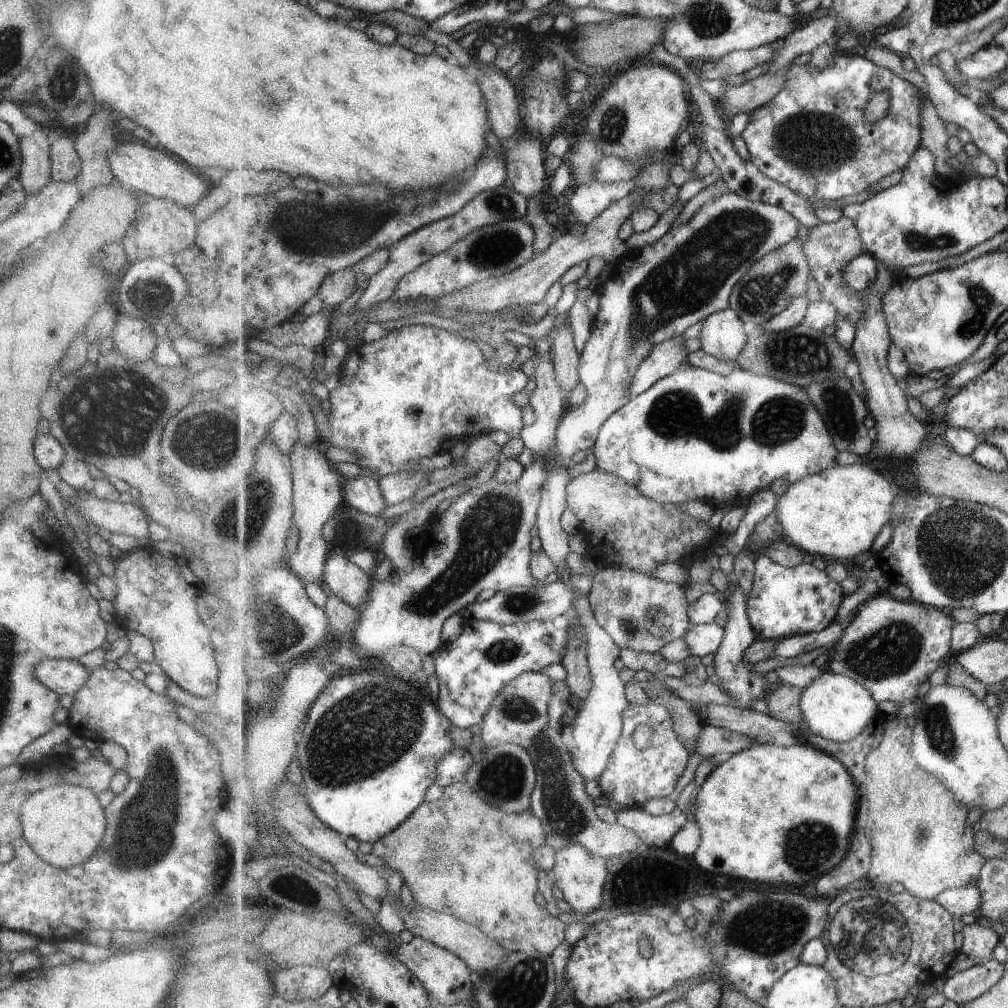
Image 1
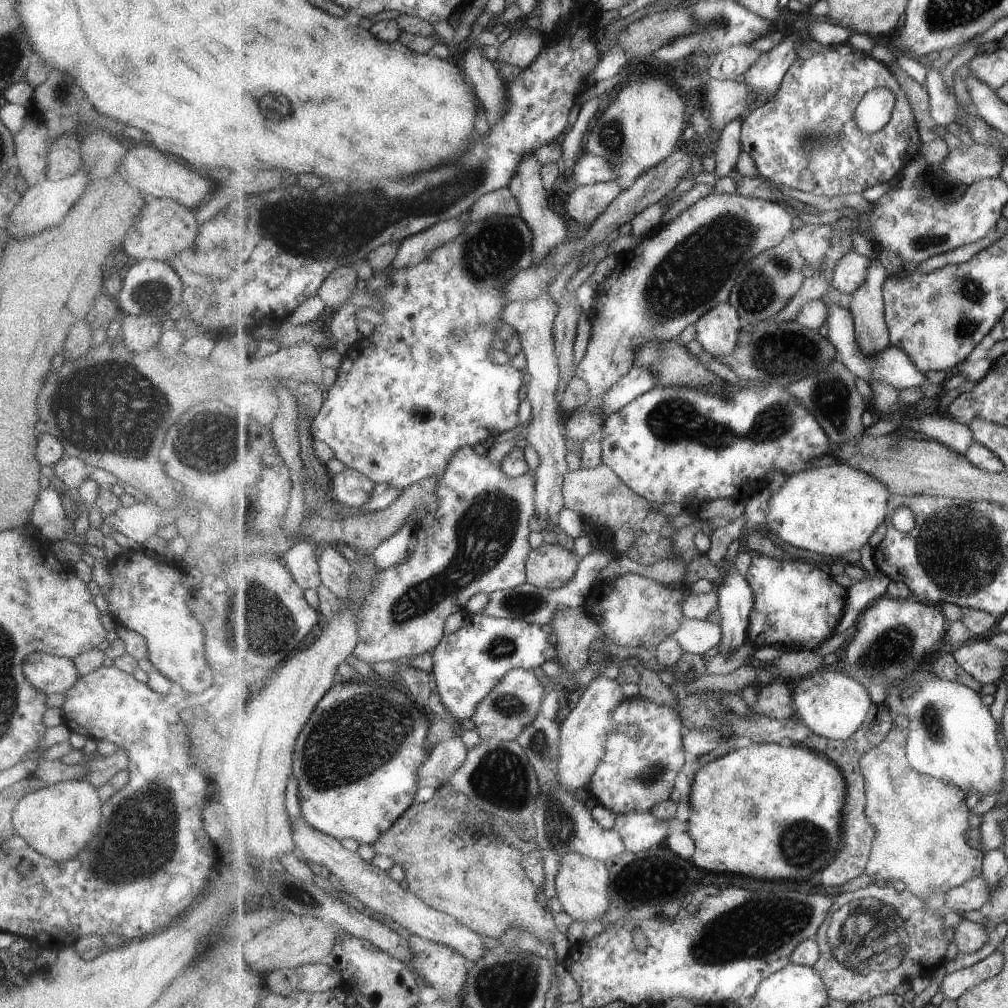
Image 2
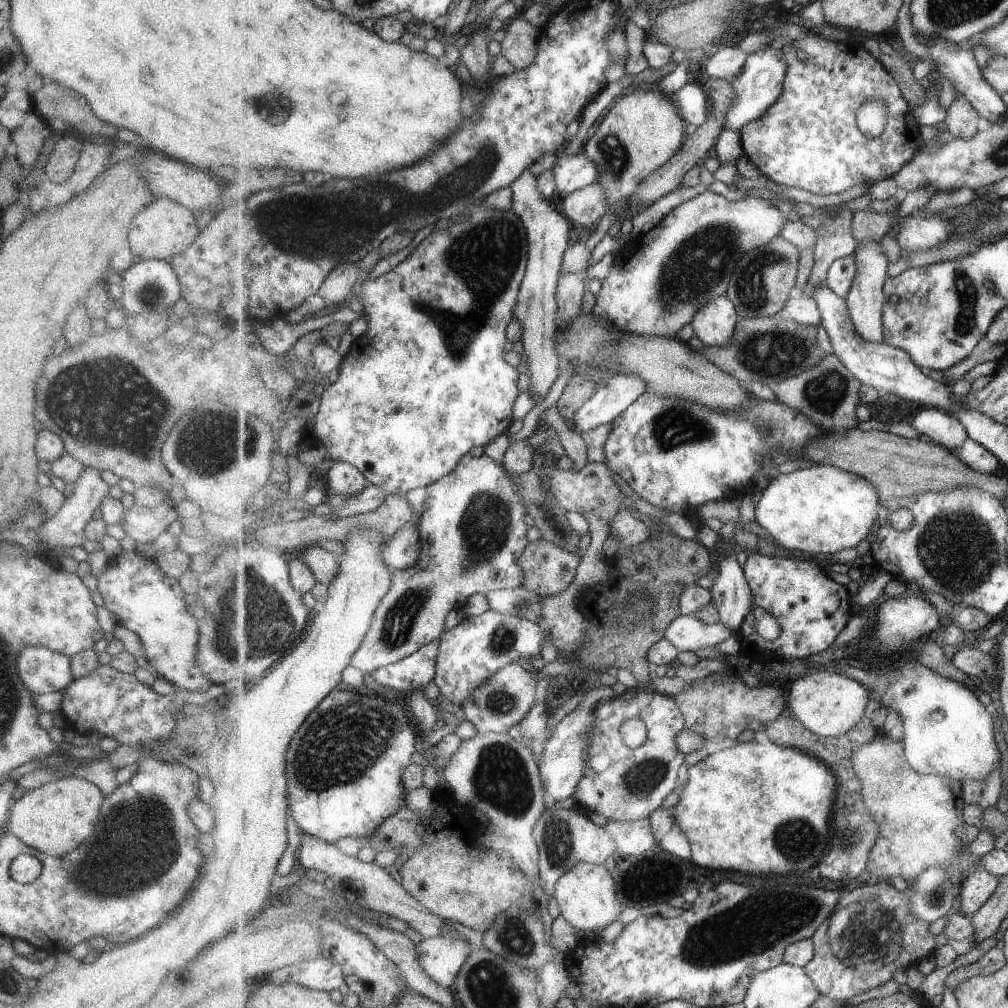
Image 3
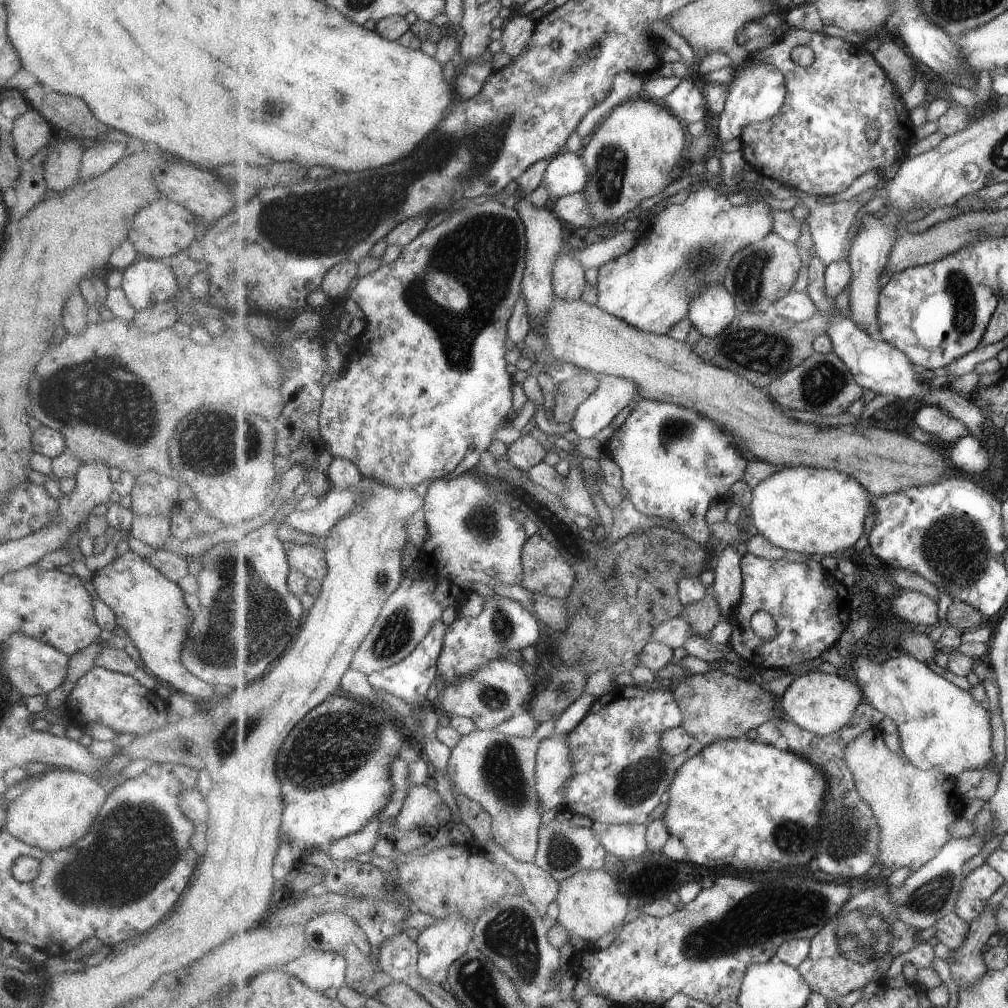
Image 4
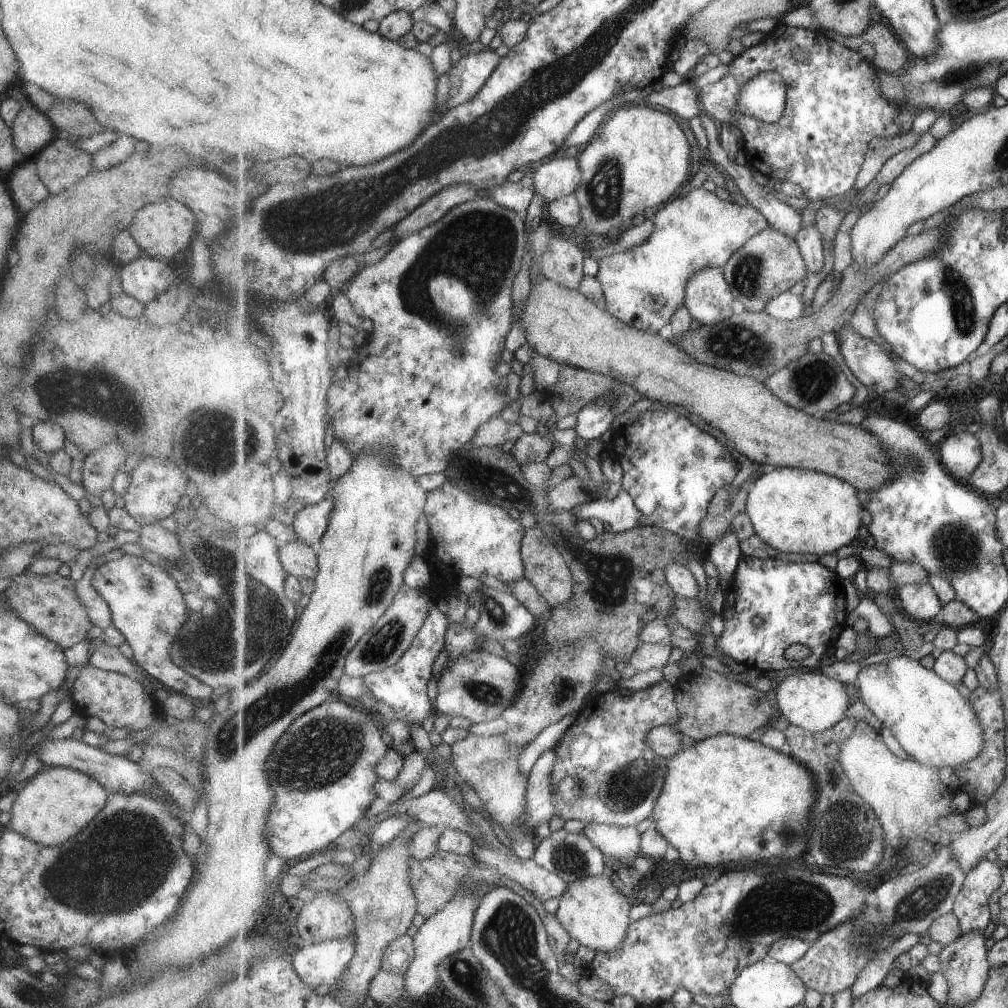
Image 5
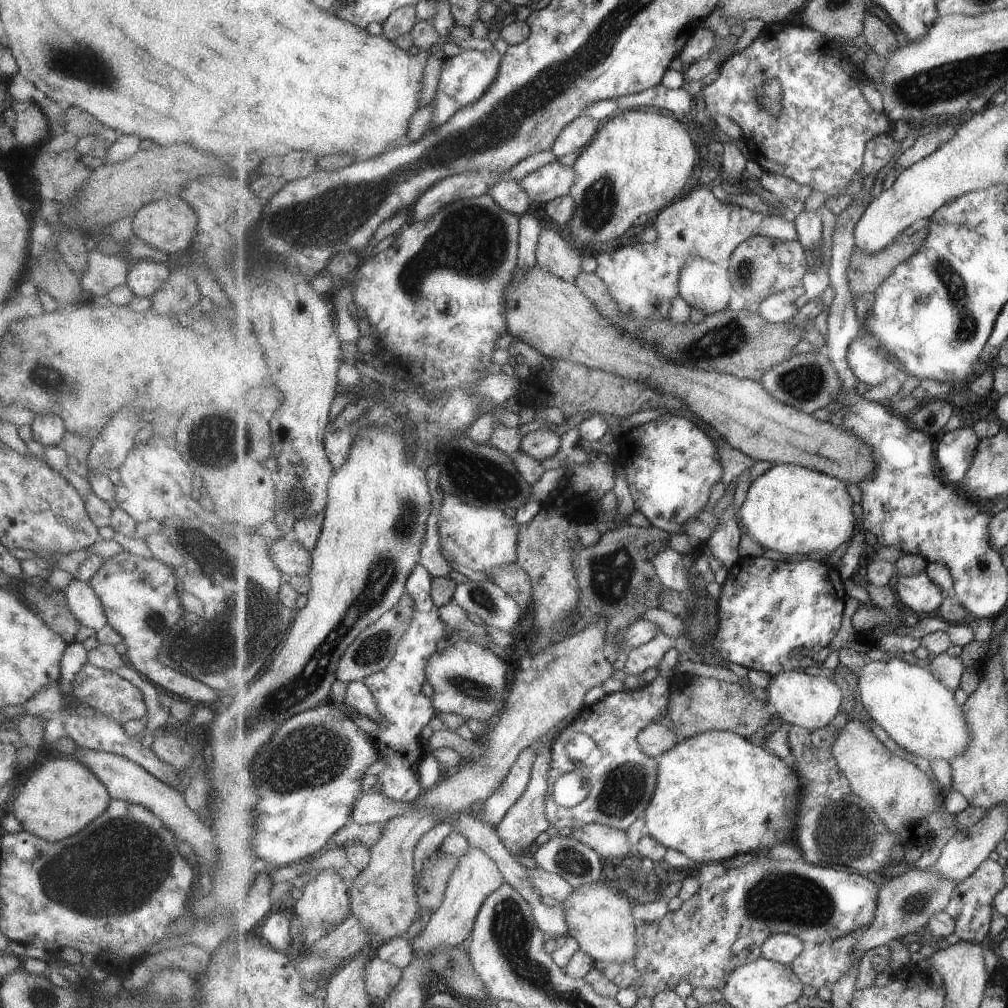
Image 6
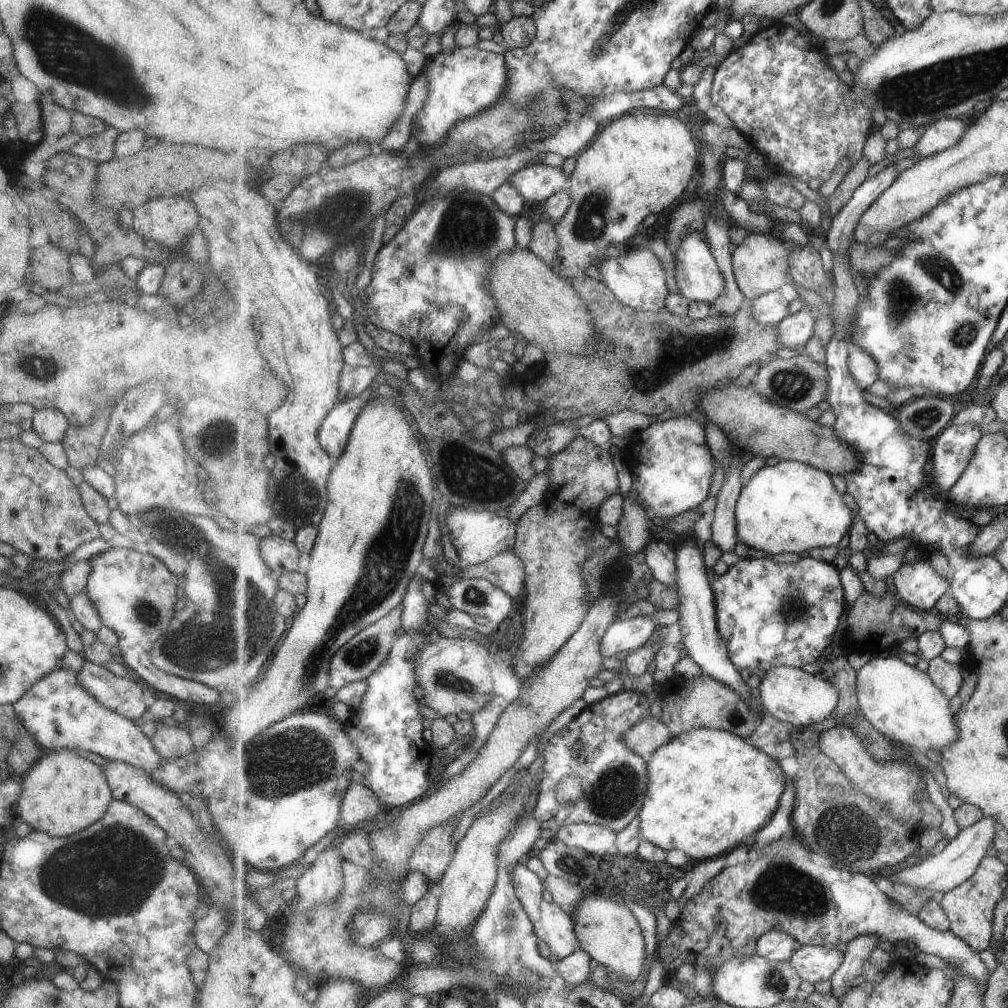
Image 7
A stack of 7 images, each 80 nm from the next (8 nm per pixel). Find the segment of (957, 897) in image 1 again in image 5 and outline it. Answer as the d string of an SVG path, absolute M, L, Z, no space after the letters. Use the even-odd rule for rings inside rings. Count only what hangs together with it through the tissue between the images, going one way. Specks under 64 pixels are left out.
M983 859L968 873L953 912L960 920L964 932L992 929L993 914L989 910L989 898L1001 884L1003 872L995 861Z

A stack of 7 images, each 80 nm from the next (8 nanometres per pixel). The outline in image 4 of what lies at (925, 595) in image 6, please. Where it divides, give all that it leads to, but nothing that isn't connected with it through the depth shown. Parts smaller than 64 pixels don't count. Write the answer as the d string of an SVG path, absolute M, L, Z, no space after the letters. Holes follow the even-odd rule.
M902 590L891 602L891 611L898 620L934 628L939 624L939 606L933 598L919 592Z

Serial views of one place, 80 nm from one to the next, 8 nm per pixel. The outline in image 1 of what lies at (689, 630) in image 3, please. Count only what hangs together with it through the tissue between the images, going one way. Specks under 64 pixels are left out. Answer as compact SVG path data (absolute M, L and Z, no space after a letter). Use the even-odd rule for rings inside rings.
M692 624L691 630L684 636L684 639L689 643L692 654L701 657L715 654L721 648L725 635L726 630L719 624Z

